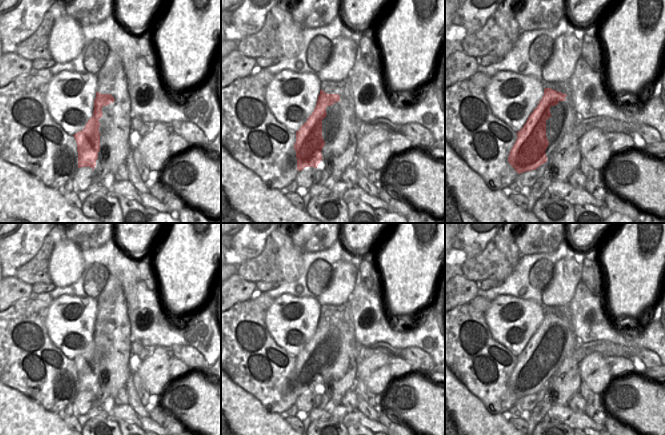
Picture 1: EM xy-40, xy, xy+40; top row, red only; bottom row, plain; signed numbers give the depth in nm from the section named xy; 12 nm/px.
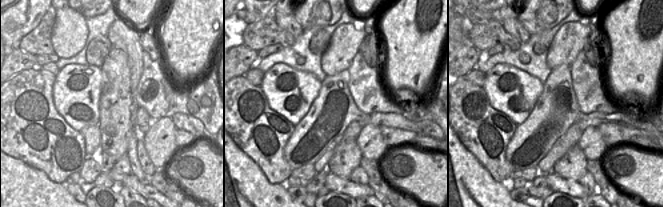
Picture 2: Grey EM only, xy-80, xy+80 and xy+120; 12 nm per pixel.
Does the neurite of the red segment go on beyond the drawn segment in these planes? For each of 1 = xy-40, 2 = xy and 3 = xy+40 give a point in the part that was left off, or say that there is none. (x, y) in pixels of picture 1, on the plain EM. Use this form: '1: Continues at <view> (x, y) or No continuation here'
1: No continuation here
2: No continuation here
3: No continuation here.

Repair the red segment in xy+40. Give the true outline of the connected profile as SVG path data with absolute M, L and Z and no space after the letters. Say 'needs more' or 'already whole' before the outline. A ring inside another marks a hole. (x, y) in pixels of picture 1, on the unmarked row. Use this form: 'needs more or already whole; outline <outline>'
already whole; outline M545 312L537 331L517 356L517 364L509 377L508 386L518 398L536 394L547 386L545 375L549 366L546 361L546 344L551 341L550 331L559 328L559 325L565 325L566 320L567 318Z

